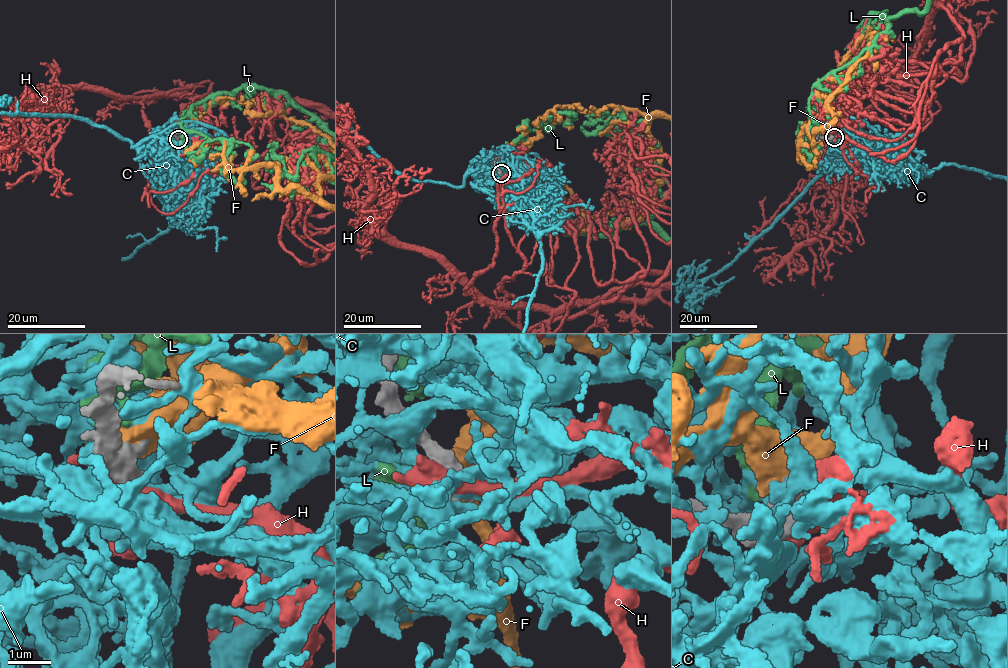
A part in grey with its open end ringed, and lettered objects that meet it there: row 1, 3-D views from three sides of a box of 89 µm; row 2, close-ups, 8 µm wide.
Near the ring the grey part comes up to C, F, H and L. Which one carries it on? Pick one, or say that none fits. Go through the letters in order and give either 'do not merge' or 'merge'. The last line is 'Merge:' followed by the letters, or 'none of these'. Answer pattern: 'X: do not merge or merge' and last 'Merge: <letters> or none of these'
C: merge
F: do not merge
H: do not merge
L: do not merge
Merge: C

